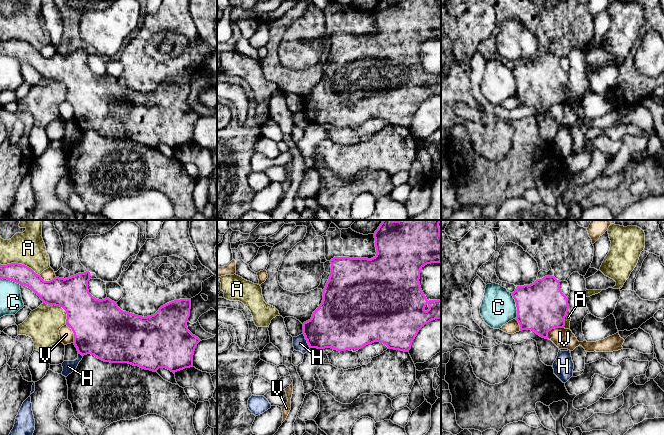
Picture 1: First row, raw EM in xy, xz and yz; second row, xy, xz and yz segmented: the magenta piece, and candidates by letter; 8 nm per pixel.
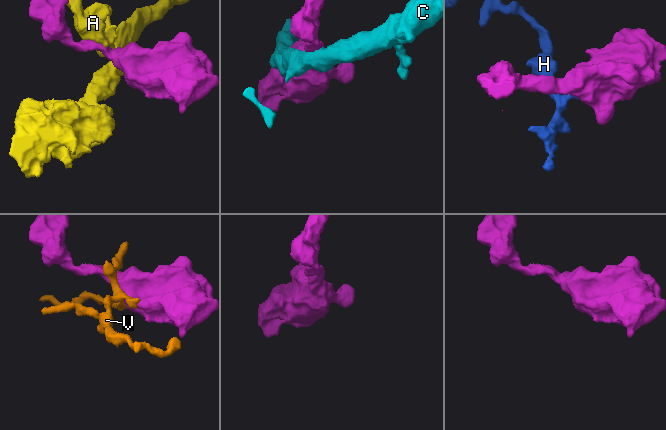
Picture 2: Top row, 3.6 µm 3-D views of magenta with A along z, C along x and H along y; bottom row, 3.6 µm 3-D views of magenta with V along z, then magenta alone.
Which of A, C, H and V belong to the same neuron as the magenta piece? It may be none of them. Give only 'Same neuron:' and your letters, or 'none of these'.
Same neuron: none of these

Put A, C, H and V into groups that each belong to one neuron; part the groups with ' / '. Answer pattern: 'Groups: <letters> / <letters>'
Groups: A / C H / V

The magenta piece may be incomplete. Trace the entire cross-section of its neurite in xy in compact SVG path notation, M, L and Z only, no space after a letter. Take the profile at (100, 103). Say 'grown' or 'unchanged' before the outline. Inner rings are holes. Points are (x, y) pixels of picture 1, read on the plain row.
unchanged; M11 39L0 42L0 55L11 56L27 62L40 73L43 79L62 83L67 89L66 101L74 109L74 121L82 132L91 130L104 138L128 139L153 148L156 148L159 144L166 144L175 149L193 143L194 127L201 116L193 111L187 103L191 75L171 77L161 82L154 91L142 93L121 86L117 78L109 74L99 76L93 73L88 66L88 57L91 55L89 47L65 55L55 53L50 57L44 57L31 44L22 40Z

